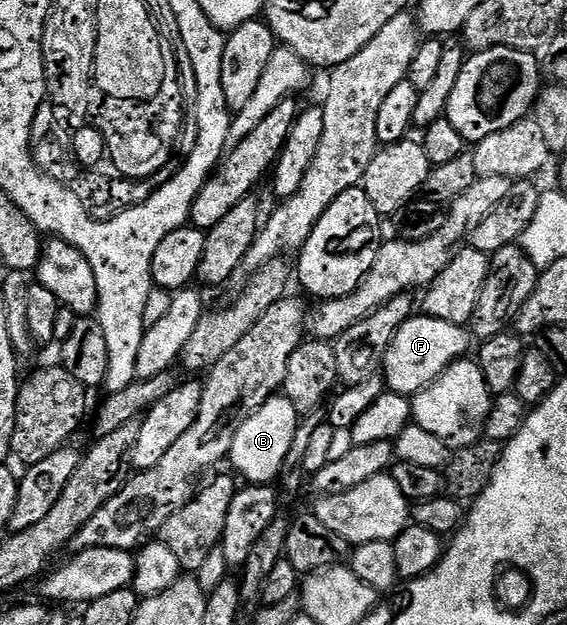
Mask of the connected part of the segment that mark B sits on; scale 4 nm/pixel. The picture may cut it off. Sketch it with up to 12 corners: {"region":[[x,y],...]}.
{"region":[[276,393],[237,429],[229,456],[251,483],[280,478],[301,413]]}

